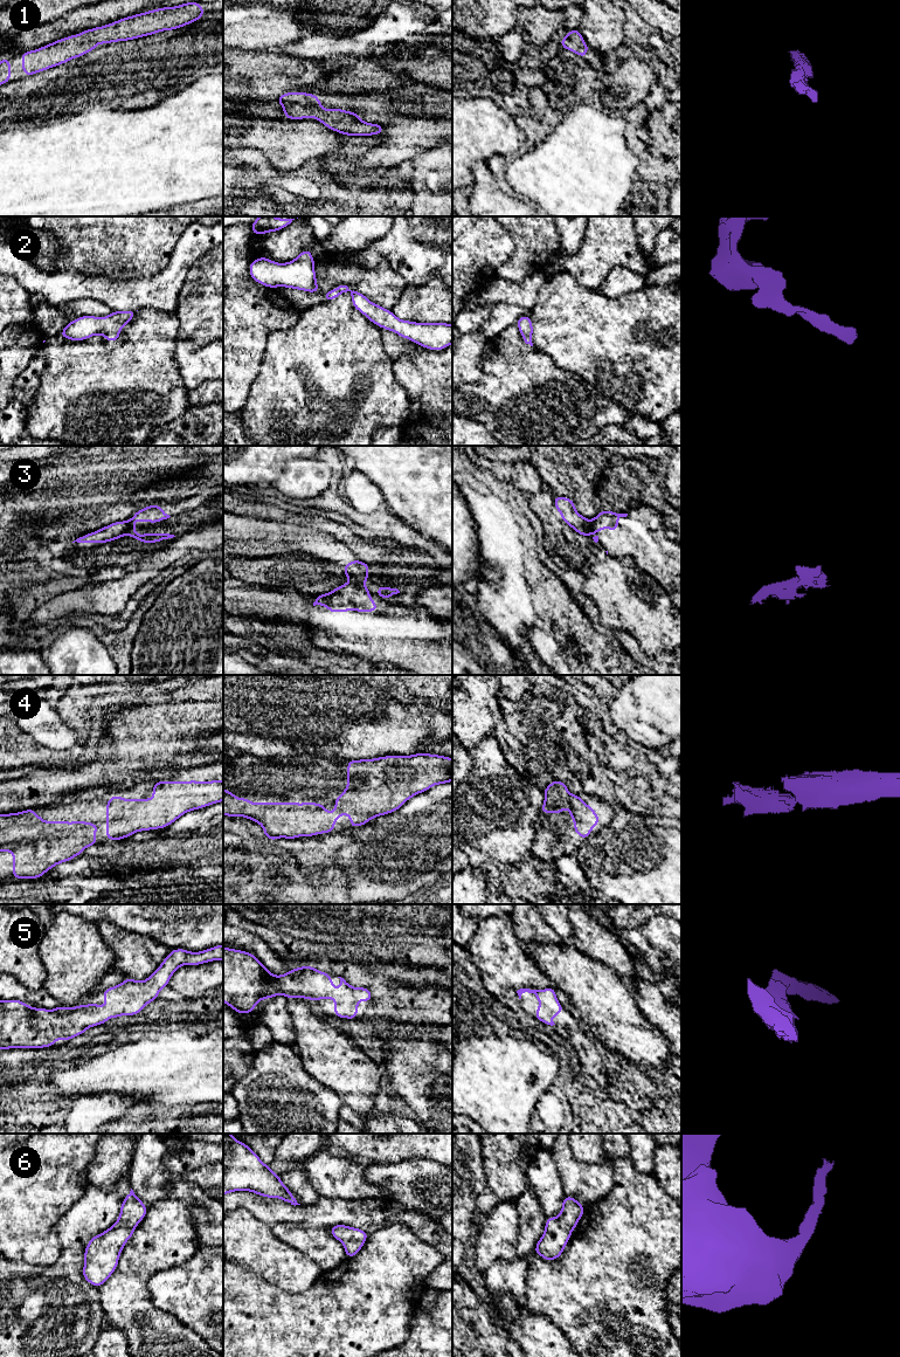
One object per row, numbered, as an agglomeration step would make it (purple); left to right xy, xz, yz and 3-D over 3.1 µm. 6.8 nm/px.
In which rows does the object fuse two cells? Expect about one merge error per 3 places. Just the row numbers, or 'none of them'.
3

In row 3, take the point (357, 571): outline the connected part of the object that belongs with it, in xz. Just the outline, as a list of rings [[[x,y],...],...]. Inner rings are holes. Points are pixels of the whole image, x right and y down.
[[[358,559],[344,564],[344,576],[348,577],[352,583],[355,583],[356,585],[365,587],[365,583],[368,580],[368,569],[371,564],[362,563]]]

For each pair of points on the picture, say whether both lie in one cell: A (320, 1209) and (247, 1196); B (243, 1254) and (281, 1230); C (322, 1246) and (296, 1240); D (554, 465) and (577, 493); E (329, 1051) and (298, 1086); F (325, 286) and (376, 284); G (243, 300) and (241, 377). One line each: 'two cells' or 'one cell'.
A: one cell
B: two cells
C: one cell
D: one cell
E: two cells
F: one cell
G: one cell

